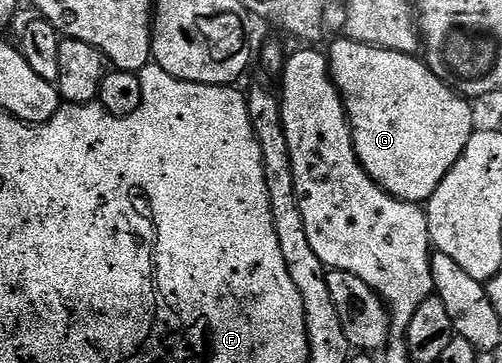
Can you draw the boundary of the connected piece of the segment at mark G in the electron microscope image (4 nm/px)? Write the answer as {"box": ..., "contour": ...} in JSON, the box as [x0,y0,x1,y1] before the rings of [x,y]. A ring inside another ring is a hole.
{"box":[329,38,477,205],"contour":[[[340,38],[332,46],[331,52],[329,51],[331,78],[335,82],[335,87],[339,90],[339,95],[343,98],[343,105],[347,111],[347,121],[351,123],[353,146],[355,147],[357,158],[361,162],[361,166],[367,171],[369,178],[373,178],[373,182],[383,187],[393,198],[404,200],[410,204],[422,205],[433,194],[433,190],[437,190],[441,178],[445,178],[445,174],[449,174],[449,170],[455,165],[457,158],[465,150],[472,132],[476,131],[477,124],[475,124],[475,112],[471,109],[472,101],[460,96],[442,76],[436,74],[432,69],[431,73],[421,61],[415,59],[419,58],[405,52],[374,48],[368,44],[362,44],[356,40],[346,38]]]}

